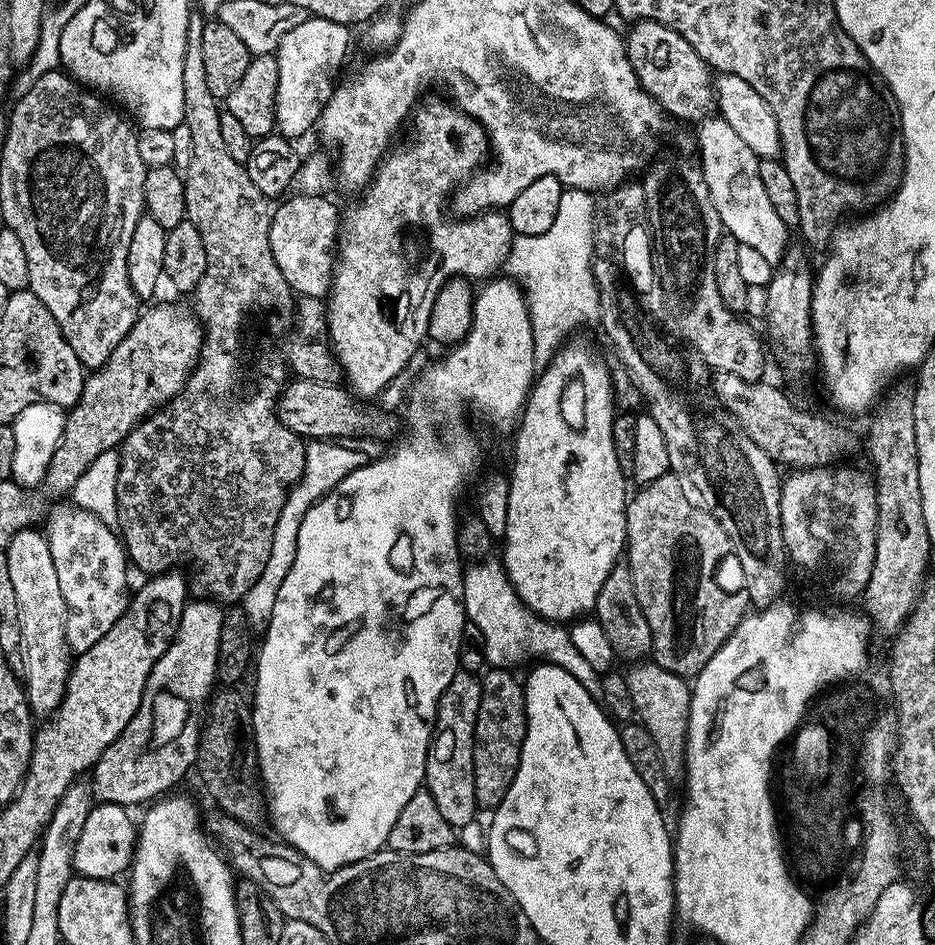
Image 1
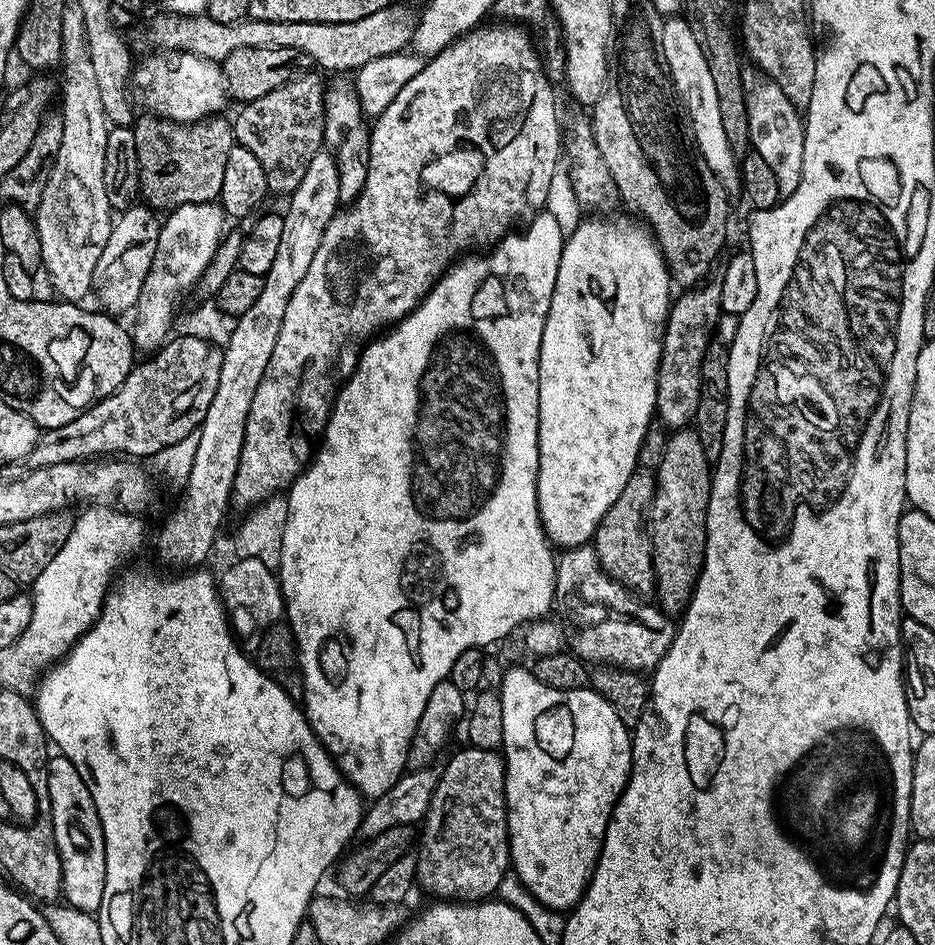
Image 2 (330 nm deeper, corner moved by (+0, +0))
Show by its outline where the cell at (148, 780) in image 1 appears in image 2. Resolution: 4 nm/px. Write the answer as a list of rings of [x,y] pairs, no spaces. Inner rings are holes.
[[[236,558],[233,561],[233,564],[218,576],[220,601],[224,604],[224,611],[228,613],[228,623],[232,625],[237,641],[252,642],[271,624],[281,623],[286,612],[286,601],[277,573],[273,569],[267,568],[263,562],[258,562],[258,558]]]

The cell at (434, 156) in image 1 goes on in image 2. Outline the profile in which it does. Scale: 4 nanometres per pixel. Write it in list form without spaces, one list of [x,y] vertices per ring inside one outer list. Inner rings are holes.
[[[495,22],[489,28],[477,26],[471,32],[464,33],[460,39],[425,63],[424,69],[402,90],[398,90],[398,98],[386,106],[382,115],[375,117],[373,128],[368,137],[368,173],[364,189],[343,210],[337,211],[335,218],[326,226],[326,234],[322,234],[322,242],[318,242],[318,251],[310,261],[310,270],[306,270],[306,278],[298,282],[297,289],[286,306],[286,314],[282,318],[282,330],[278,330],[278,342],[274,342],[274,354],[270,354],[270,362],[266,362],[266,374],[262,374],[262,382],[258,382],[258,390],[254,394],[254,402],[250,402],[250,414],[246,418],[246,434],[242,442],[242,454],[238,474],[234,474],[231,503],[247,510],[262,503],[270,496],[283,493],[296,481],[296,477],[308,467],[313,455],[312,439],[323,433],[332,413],[334,384],[332,388],[332,367],[336,364],[336,355],[343,350],[343,340],[360,340],[375,337],[383,333],[386,326],[395,326],[404,320],[419,306],[421,300],[432,290],[433,284],[448,271],[450,265],[461,254],[469,250],[488,250],[500,243],[517,226],[523,225],[545,211],[546,190],[550,190],[550,181],[558,170],[556,164],[562,160],[562,136],[560,140],[560,120],[556,117],[556,92],[548,81],[546,73],[540,69],[540,60],[523,32],[523,27],[512,22]]]

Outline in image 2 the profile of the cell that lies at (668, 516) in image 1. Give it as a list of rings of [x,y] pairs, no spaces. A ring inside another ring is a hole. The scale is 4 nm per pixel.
[[[695,427],[677,428],[669,435],[666,454],[662,454],[662,462],[654,469],[654,475],[656,493],[650,531],[656,575],[655,599],[661,612],[676,618],[688,609],[700,571],[704,568],[706,514],[714,475],[706,450],[702,450],[702,438],[698,438]]]

